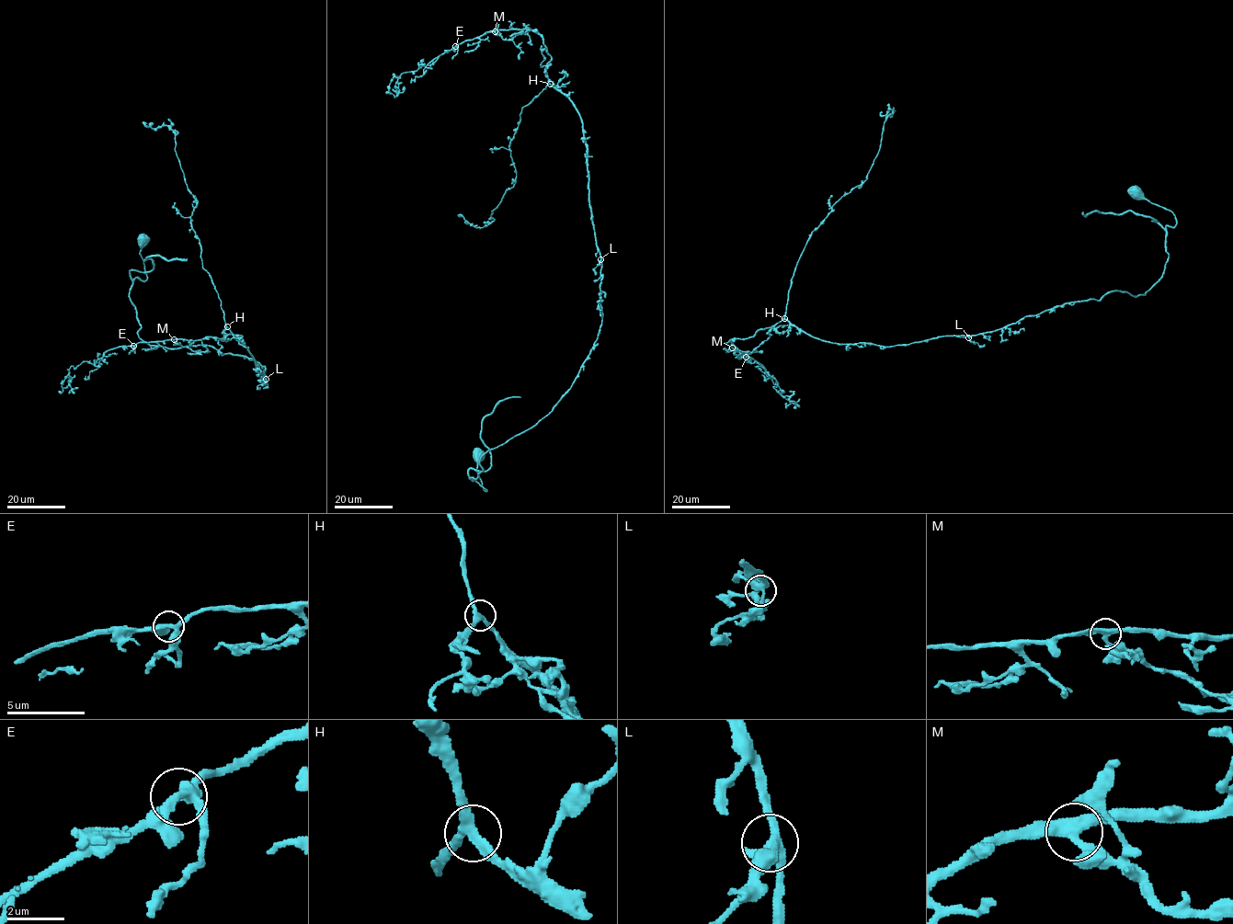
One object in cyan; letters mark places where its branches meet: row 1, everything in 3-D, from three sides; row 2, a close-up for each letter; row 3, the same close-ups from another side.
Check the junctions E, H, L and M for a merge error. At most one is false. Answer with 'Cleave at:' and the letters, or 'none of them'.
Cleave at: none of them

